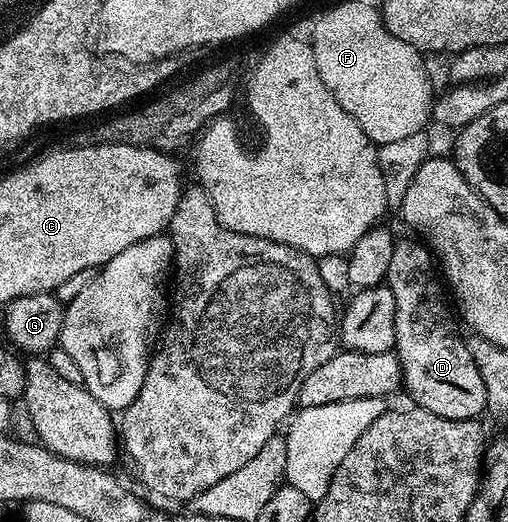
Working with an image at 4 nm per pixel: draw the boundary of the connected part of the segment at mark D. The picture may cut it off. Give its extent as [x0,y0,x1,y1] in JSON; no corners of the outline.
[387,236,487,420]

